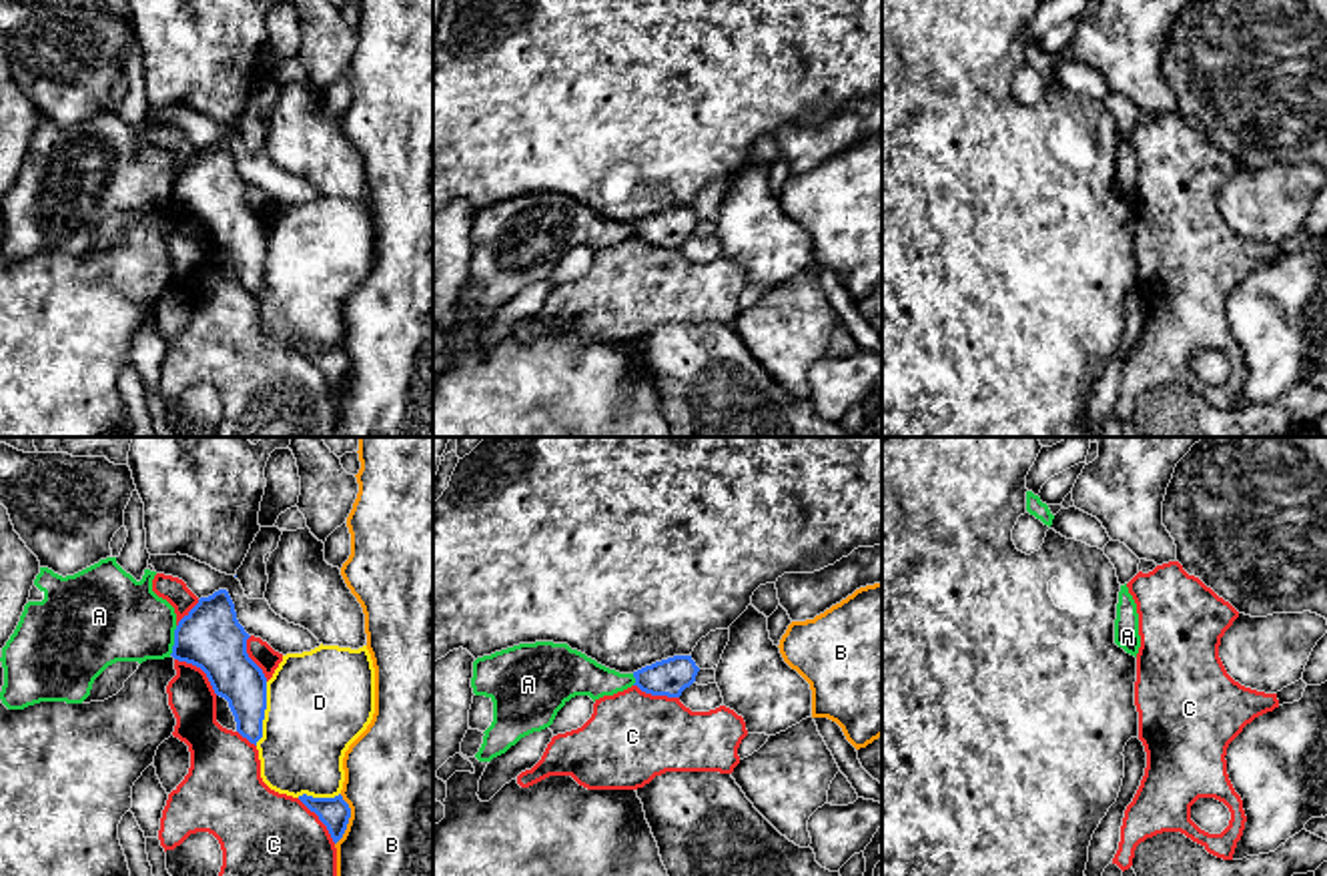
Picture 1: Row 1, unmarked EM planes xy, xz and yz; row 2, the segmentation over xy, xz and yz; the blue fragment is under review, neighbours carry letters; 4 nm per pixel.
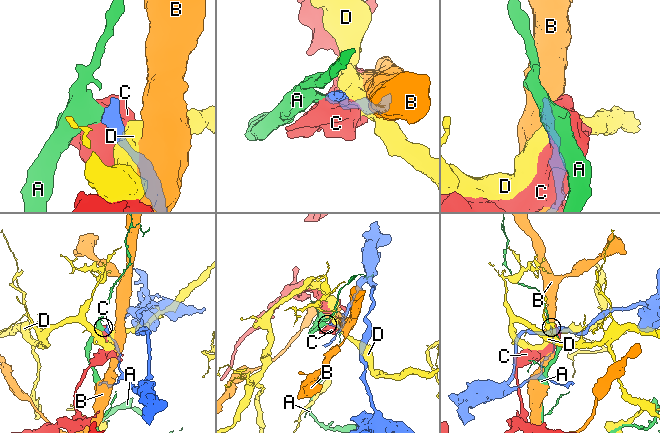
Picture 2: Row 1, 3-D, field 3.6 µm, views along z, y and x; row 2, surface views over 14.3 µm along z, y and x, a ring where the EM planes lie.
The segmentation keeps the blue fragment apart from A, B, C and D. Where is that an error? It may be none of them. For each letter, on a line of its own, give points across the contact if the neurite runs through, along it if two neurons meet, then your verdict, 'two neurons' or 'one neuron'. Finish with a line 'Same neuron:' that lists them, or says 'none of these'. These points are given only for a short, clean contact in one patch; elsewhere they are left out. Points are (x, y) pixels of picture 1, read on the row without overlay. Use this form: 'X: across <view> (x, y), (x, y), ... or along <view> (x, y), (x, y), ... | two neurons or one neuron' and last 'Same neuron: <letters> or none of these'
A: along xy (177, 177), (169, 205) | two neurons
B: two neurons
C: two neurons
D: two neurons
Same neuron: none of these

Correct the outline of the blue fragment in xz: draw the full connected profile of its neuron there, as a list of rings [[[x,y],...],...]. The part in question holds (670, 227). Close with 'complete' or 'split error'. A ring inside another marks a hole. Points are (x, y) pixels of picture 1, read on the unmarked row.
[[[674,206],[633,223],[633,237],[651,247],[680,249],[696,233],[698,223],[692,206]]]; complete

